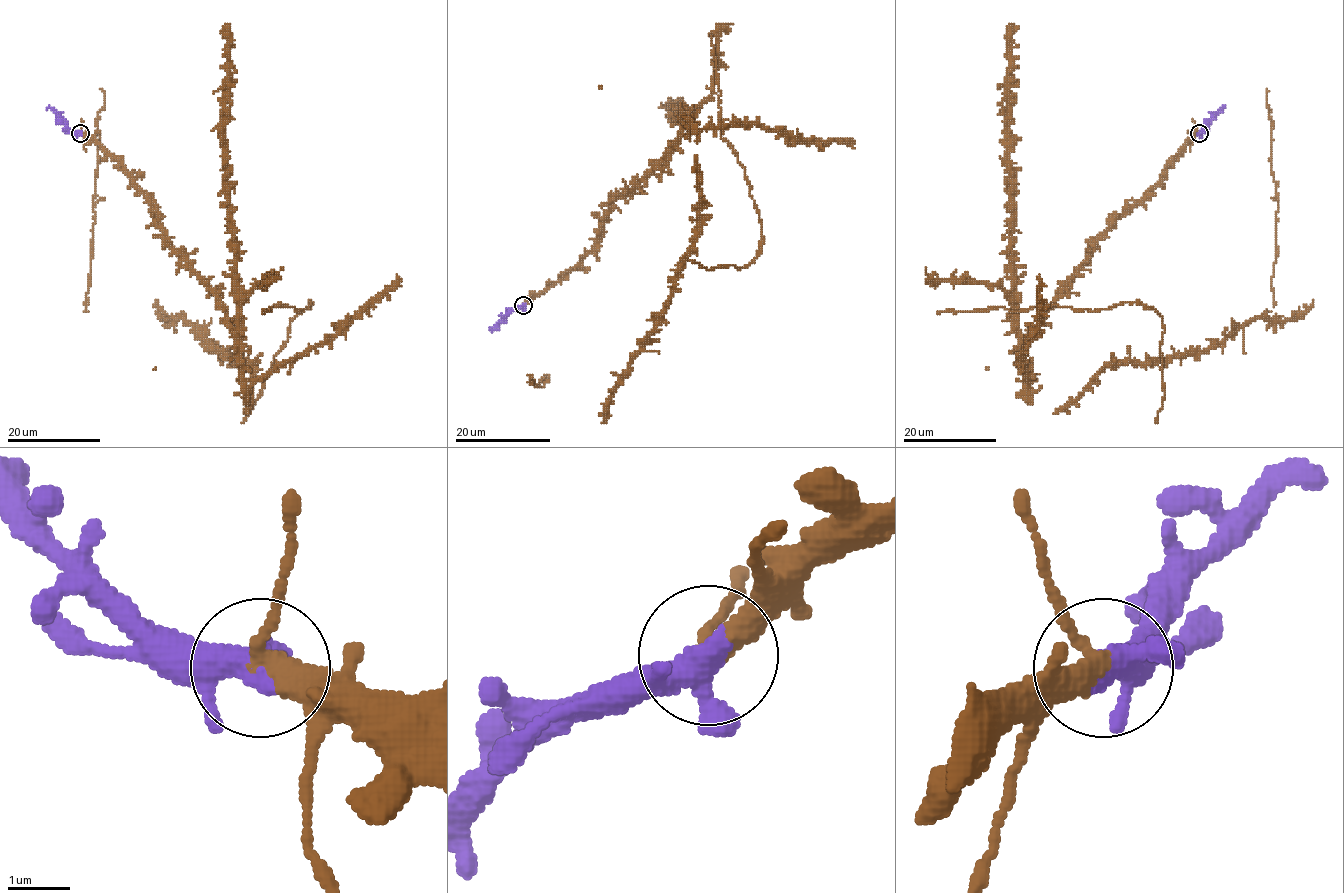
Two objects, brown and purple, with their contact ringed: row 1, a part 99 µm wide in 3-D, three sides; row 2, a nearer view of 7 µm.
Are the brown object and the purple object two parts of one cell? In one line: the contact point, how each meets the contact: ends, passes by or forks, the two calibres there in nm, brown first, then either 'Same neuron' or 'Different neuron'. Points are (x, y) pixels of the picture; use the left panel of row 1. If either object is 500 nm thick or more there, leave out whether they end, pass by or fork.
Place: (80, 133). At the ring brown passes by. At the ring purple forks. Thickness 320 nm (brown) against 320 nm. Same neuron

